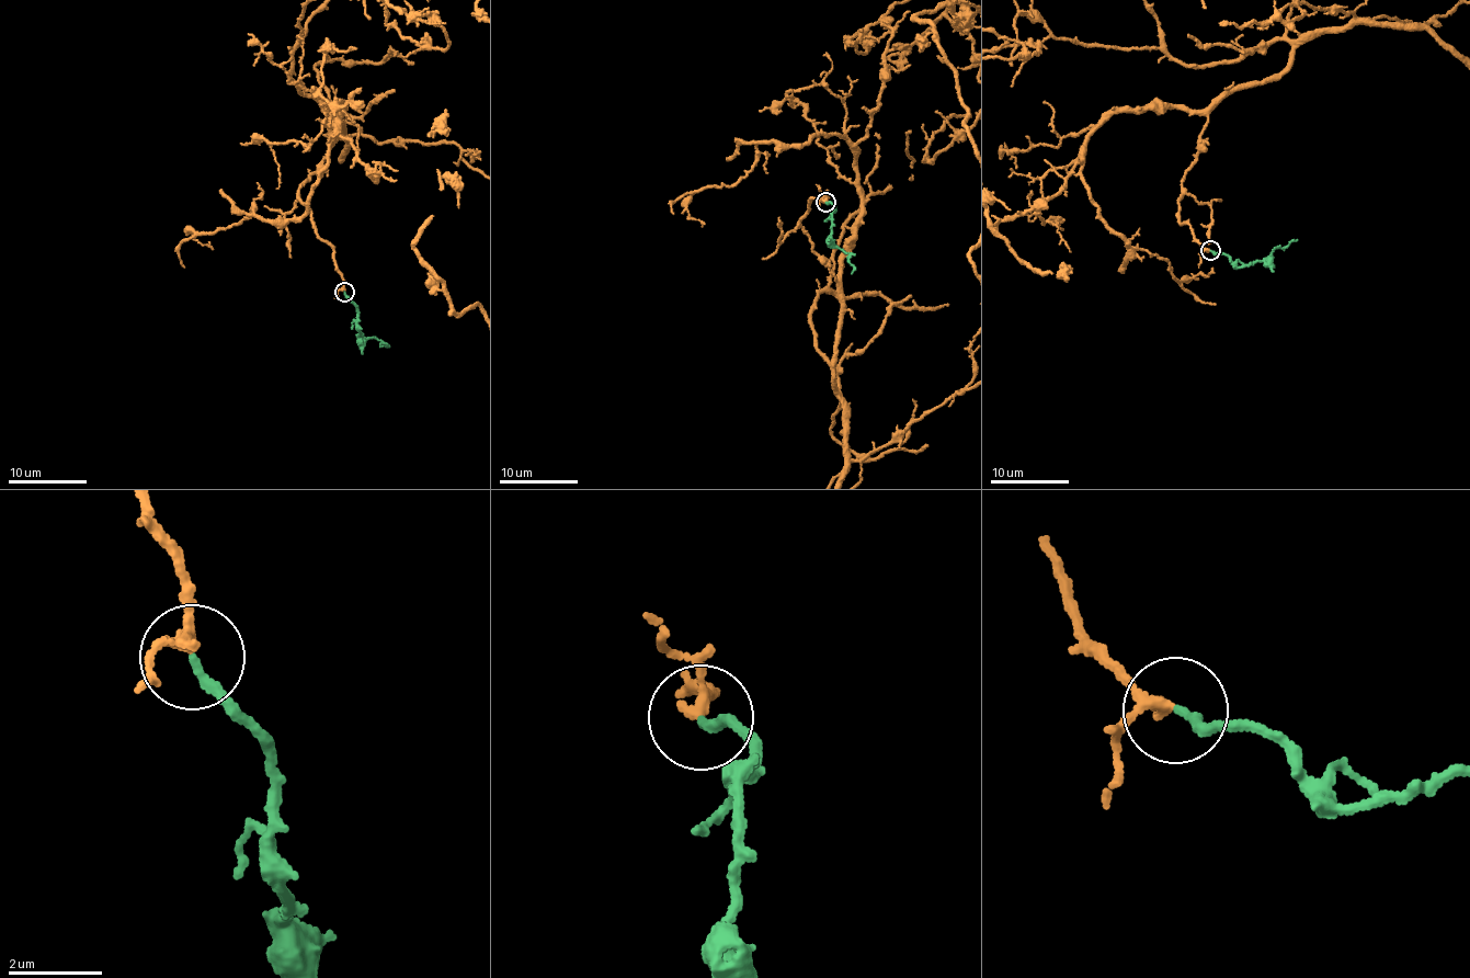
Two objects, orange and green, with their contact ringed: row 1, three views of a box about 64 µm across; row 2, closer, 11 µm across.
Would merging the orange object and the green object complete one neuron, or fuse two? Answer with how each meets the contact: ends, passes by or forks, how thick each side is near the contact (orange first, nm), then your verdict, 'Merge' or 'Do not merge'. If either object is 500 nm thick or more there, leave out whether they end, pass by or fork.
At the ring orange passes by. At the ring green ends. Thickness 200 nm (orange) against 200 nm. Merge

